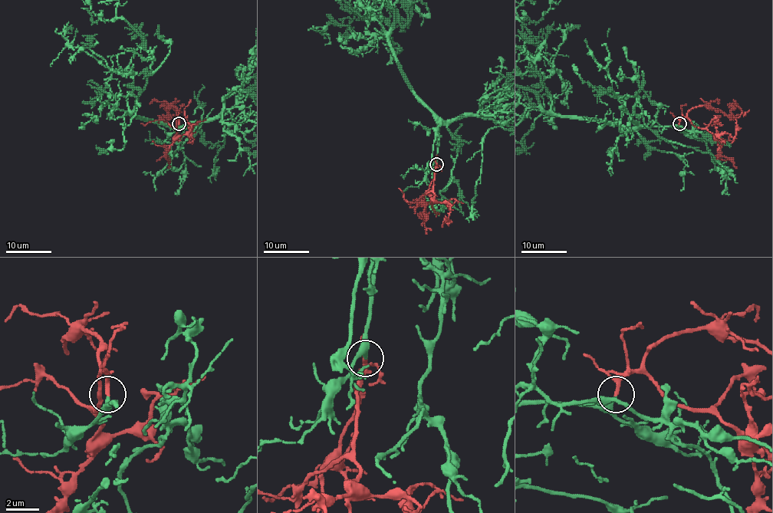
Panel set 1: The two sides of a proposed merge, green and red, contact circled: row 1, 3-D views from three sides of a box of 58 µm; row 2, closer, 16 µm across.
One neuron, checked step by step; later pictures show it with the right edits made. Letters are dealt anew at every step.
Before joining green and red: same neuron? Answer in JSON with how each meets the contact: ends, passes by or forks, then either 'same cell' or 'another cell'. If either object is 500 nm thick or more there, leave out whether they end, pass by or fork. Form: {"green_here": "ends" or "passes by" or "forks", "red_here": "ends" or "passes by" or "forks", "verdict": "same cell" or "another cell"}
{"green_here": "passes by", "red_here": "ends", "verdict": "same cell"}

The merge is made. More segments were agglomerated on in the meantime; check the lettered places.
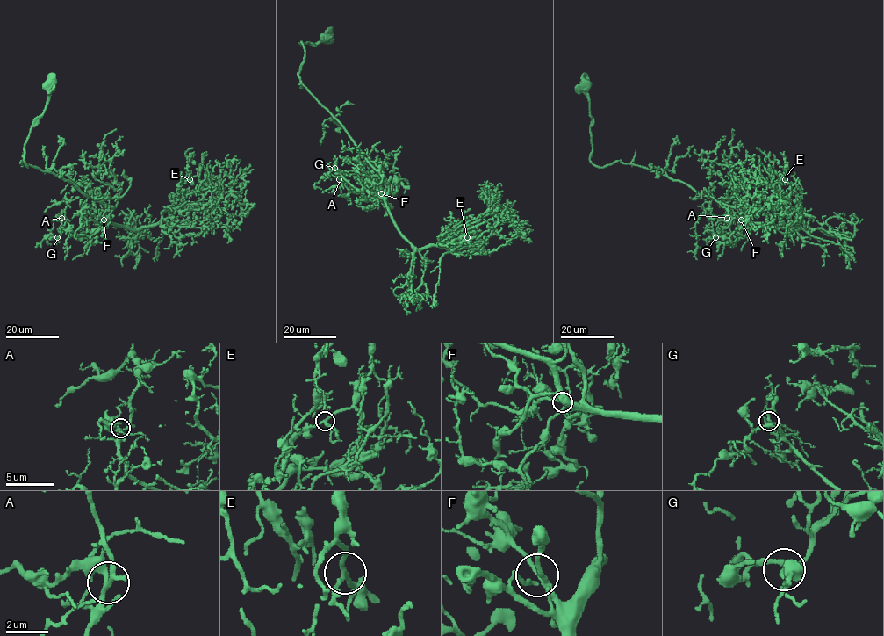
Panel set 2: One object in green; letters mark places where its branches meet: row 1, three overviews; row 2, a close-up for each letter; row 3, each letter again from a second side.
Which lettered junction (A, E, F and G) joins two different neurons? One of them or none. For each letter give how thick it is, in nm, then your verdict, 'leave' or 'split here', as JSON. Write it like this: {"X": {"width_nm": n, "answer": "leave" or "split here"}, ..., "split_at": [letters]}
{"A": {"width_nm": 200, "answer": "leave"}, "E": {"width_nm": 200, "answer": "leave"}, "F": {"width_nm": 200, "answer": "leave"}, "G": {"width_nm": 240, "answer": "leave"}, "split_at": []}

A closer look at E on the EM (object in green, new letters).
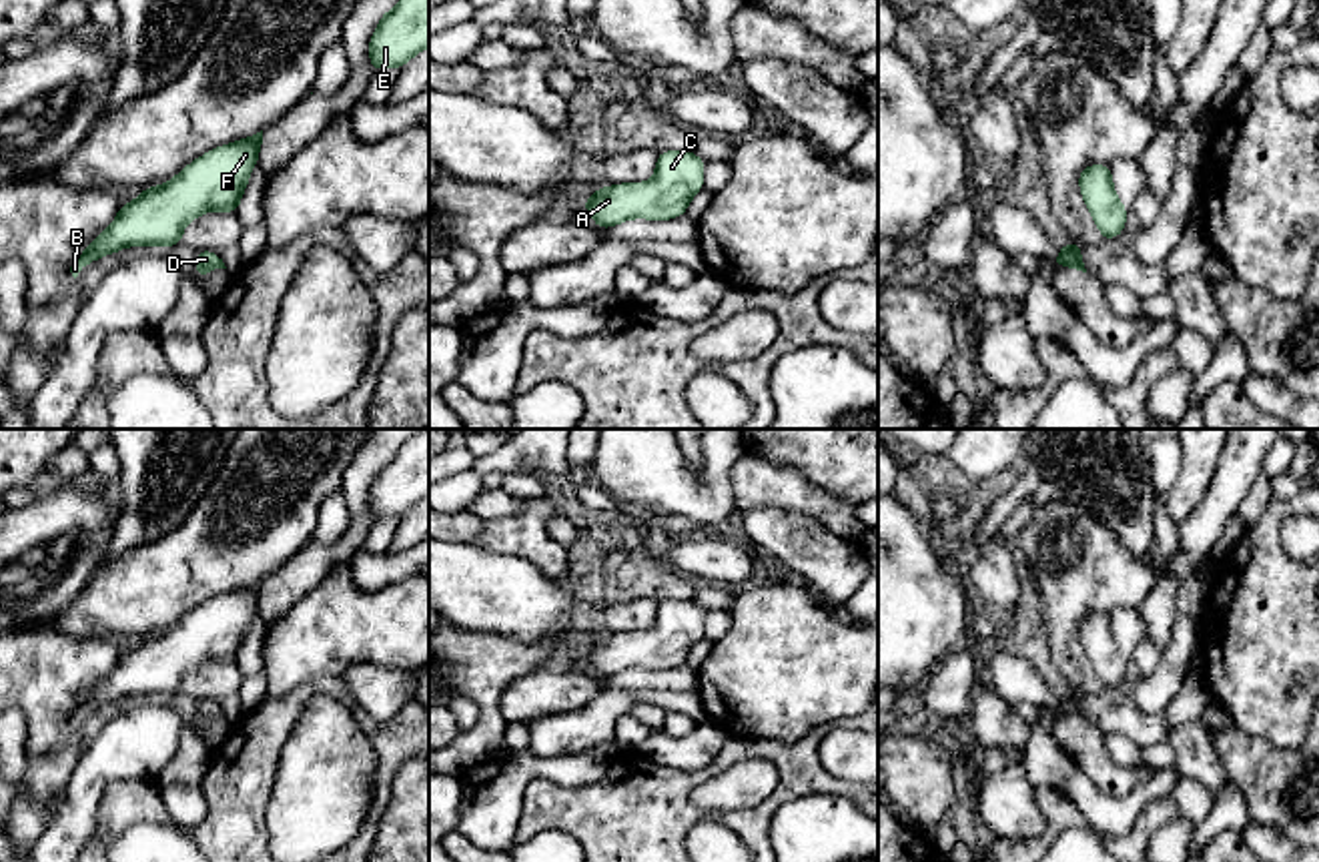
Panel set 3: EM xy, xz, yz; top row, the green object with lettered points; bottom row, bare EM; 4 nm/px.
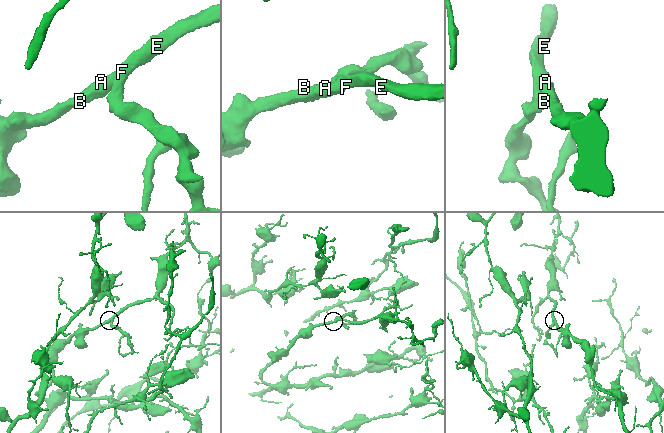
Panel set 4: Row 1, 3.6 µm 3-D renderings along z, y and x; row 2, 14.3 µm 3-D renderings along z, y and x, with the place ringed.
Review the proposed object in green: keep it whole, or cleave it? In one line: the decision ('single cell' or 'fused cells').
single cell

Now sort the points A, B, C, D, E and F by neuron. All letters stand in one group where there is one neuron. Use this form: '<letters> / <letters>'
A B C D E F

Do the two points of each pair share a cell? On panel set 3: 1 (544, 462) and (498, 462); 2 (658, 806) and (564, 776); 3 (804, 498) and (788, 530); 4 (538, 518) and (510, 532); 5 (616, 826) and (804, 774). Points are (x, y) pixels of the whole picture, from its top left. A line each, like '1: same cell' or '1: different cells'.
1: same cell
2: different cells
3: different cells
4: same cell
5: same cell

